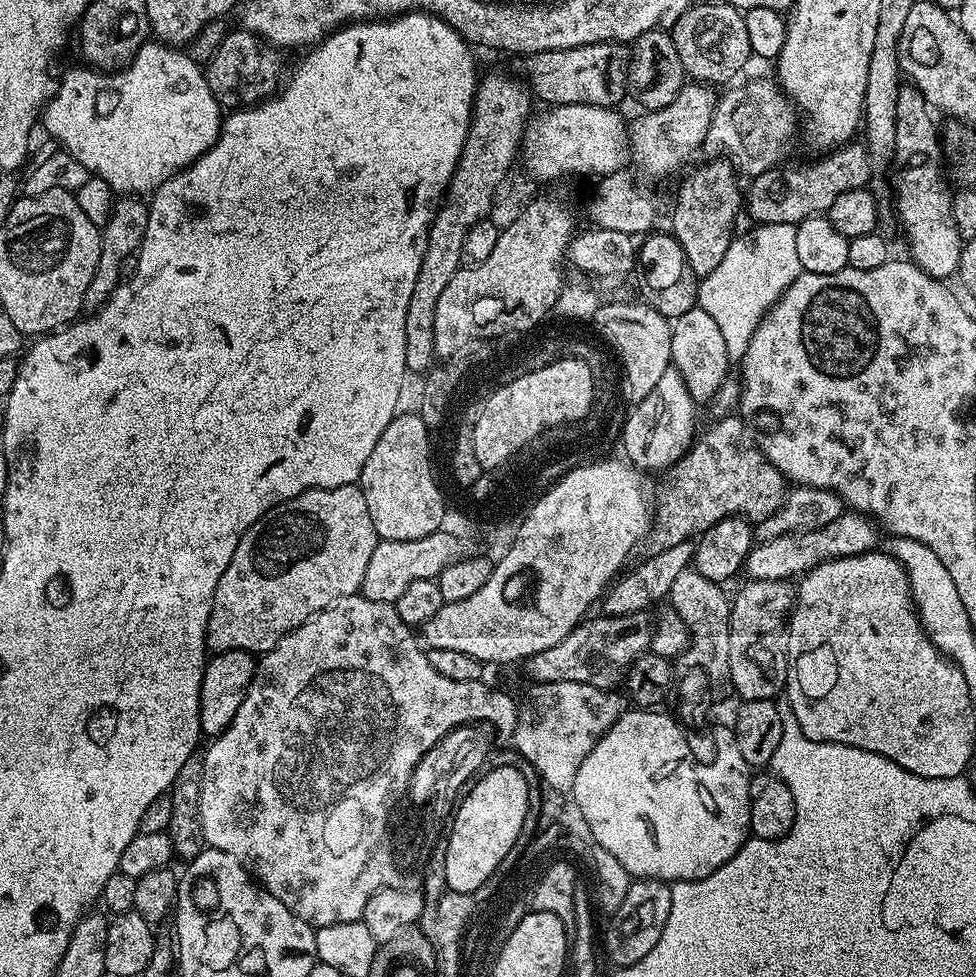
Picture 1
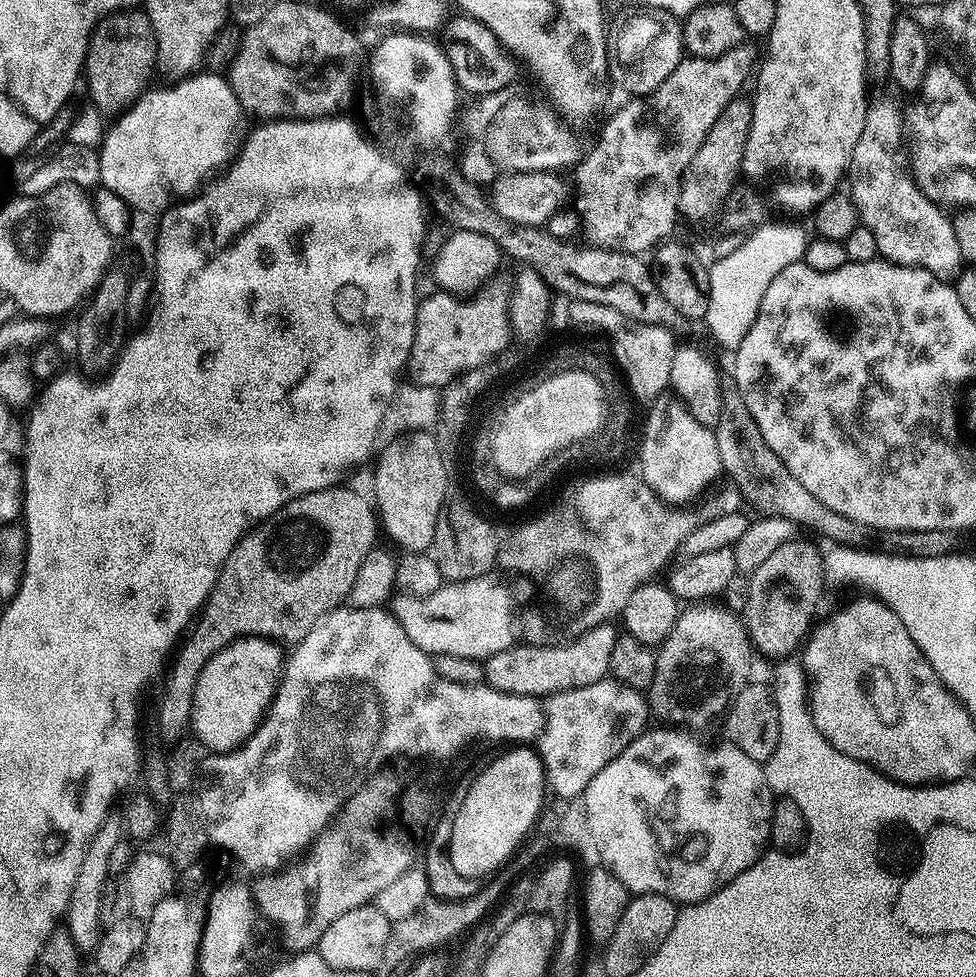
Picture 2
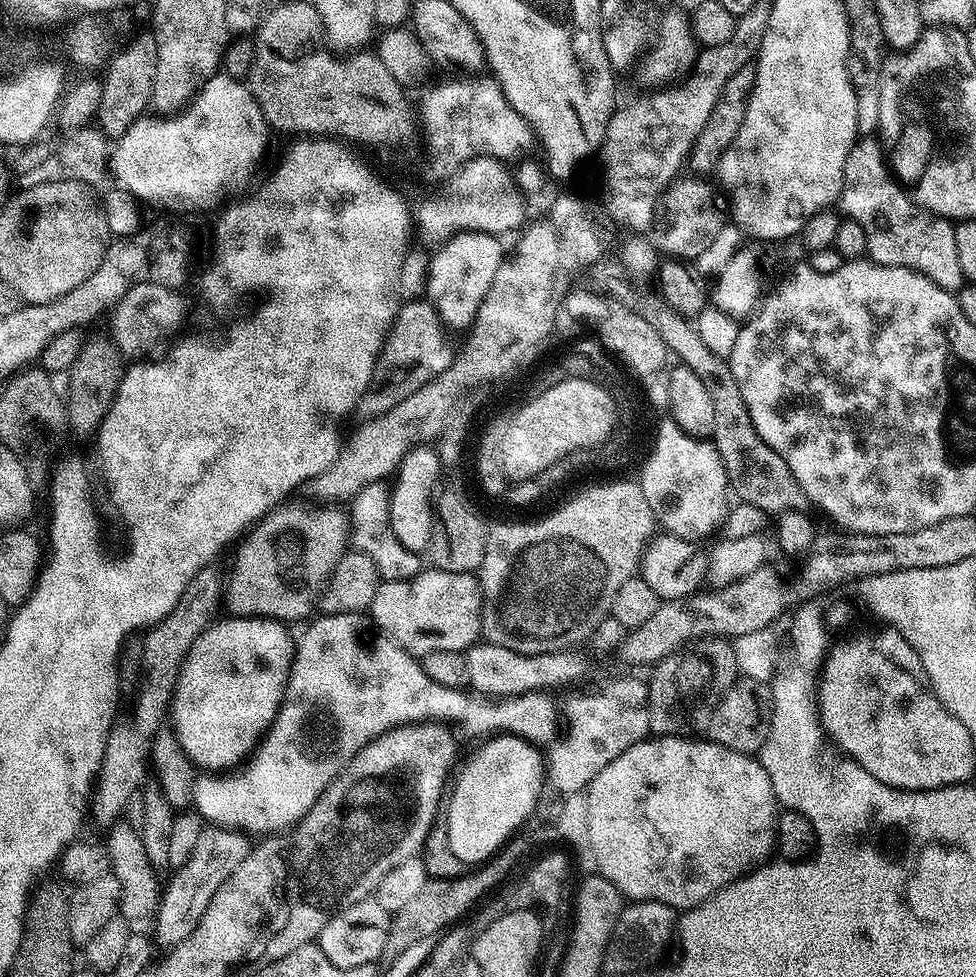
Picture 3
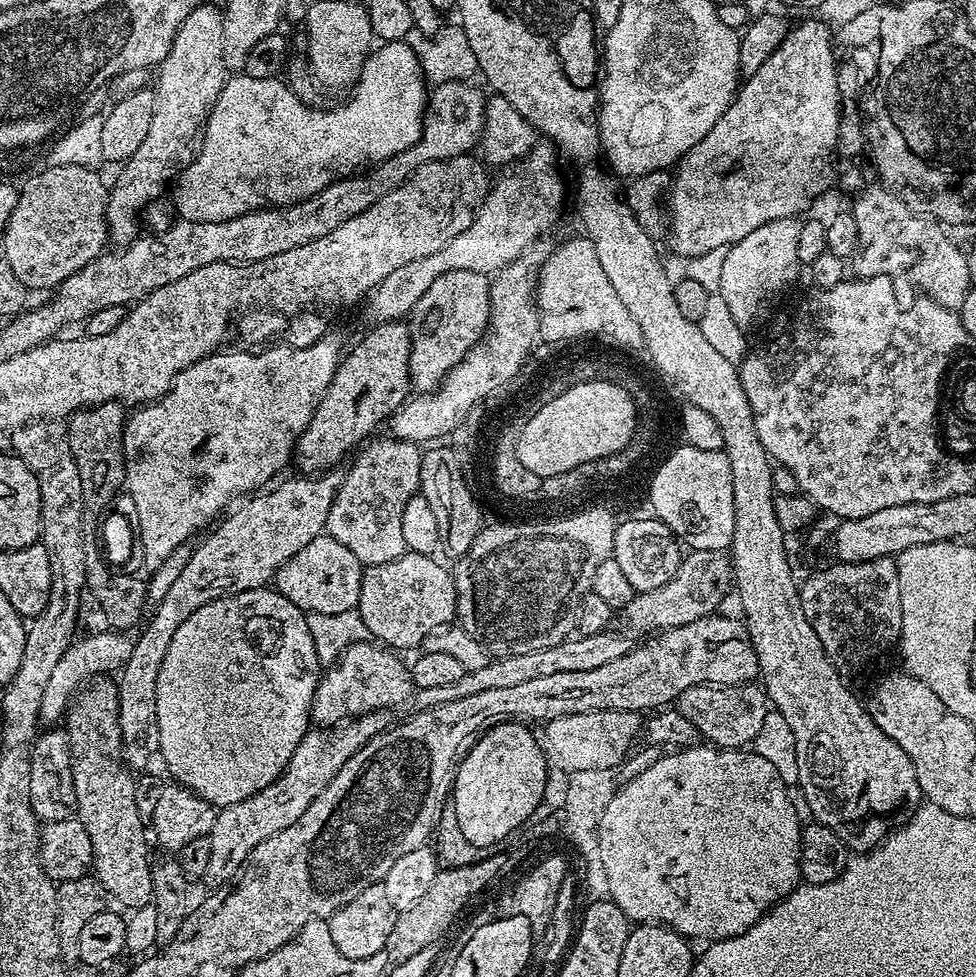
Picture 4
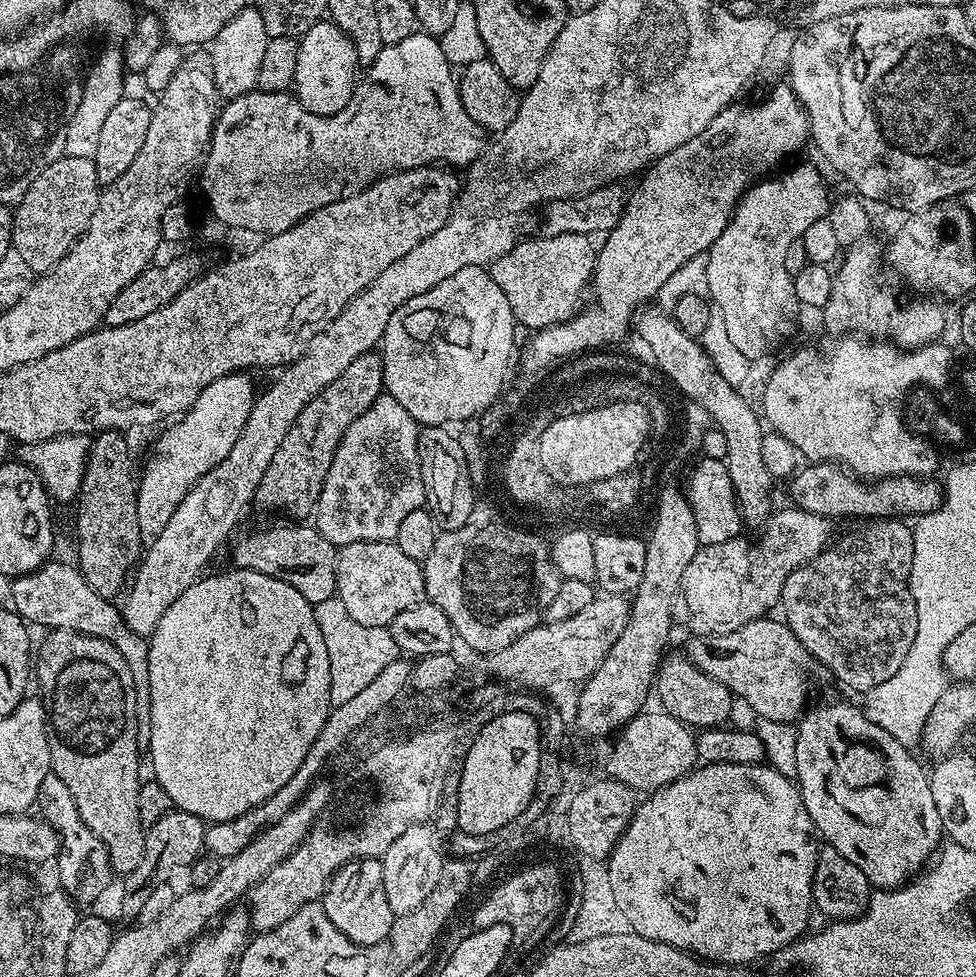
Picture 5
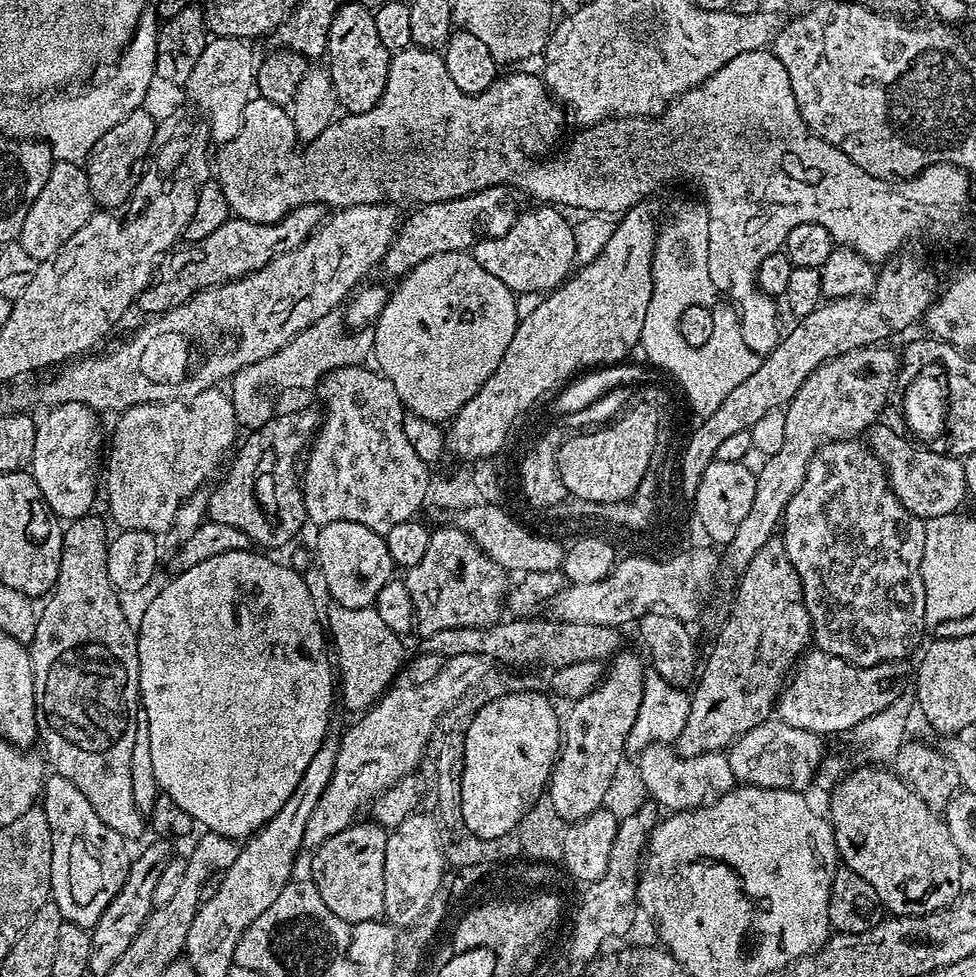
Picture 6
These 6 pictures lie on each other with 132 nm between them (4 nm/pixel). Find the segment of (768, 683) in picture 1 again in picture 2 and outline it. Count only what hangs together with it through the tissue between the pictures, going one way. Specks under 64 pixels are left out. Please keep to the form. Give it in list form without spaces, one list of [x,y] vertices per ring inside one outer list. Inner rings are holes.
[[[799,538],[787,540],[755,568],[748,580],[742,621],[751,645],[757,653],[759,651],[773,660],[791,655],[791,651],[801,645],[809,631],[822,590],[820,556],[815,546]]]

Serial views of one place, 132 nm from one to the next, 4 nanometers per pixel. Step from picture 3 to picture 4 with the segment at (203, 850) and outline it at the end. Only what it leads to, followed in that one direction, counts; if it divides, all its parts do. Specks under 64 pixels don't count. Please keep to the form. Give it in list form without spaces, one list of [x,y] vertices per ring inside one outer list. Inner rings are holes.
[[[388,710],[367,712],[361,716],[349,718],[335,726],[308,731],[302,738],[302,742],[298,742],[298,750],[294,750],[292,761],[289,762],[286,770],[277,780],[270,782],[270,786],[258,790],[258,794],[254,794],[250,798],[242,798],[242,802],[234,802],[219,809],[216,813],[214,830],[207,836],[210,842],[210,866],[206,866],[207,883],[212,883],[212,886],[227,884],[235,876],[236,871],[246,862],[250,850],[254,850],[254,846],[258,846],[258,842],[270,838],[276,832],[294,826],[294,822],[298,822],[298,818],[302,818],[302,814],[306,814],[310,802],[314,802],[314,798],[318,798],[318,794],[322,794],[322,790],[326,790],[326,786],[330,786],[334,774],[338,774],[338,770],[342,770],[342,766],[346,766],[346,762],[350,762],[354,753],[362,750],[362,746],[366,746],[366,742],[370,742],[370,738],[374,738],[392,727],[394,723],[392,716],[393,713]]]

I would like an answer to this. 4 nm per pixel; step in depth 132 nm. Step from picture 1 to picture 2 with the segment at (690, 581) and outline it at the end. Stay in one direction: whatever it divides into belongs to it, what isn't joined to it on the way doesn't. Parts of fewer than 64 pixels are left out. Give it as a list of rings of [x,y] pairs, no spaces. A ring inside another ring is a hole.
[[[695,601],[683,607],[676,617],[675,626],[659,645],[655,653],[655,670],[648,689],[648,706],[661,723],[672,728],[687,730],[694,734],[710,731],[727,713],[733,697],[749,683],[750,654],[752,645],[743,621],[713,601]]]

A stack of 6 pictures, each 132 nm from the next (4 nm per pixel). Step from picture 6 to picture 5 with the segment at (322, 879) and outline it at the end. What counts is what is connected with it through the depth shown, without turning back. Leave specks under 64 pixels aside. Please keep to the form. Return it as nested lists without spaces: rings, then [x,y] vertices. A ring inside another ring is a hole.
[[[382,859],[352,860],[343,864],[328,881],[322,903],[326,918],[350,938],[350,942],[362,946],[374,946],[387,941],[391,933],[393,914],[390,902],[386,899],[386,886],[382,882]]]

